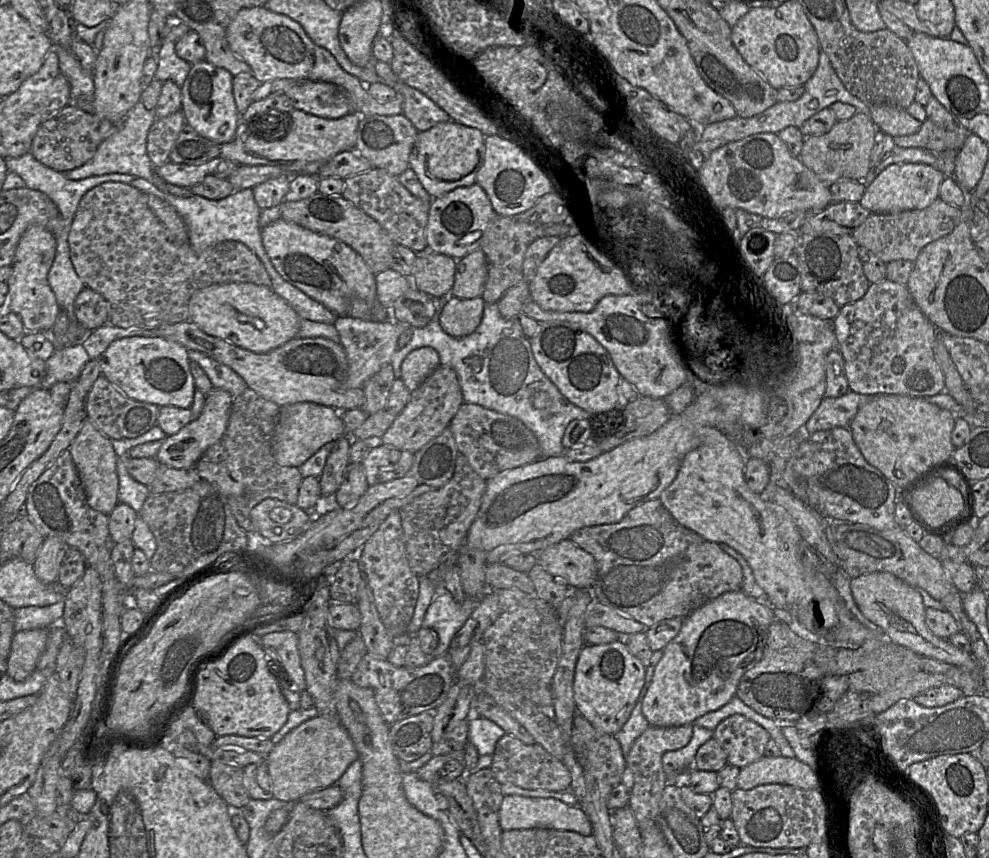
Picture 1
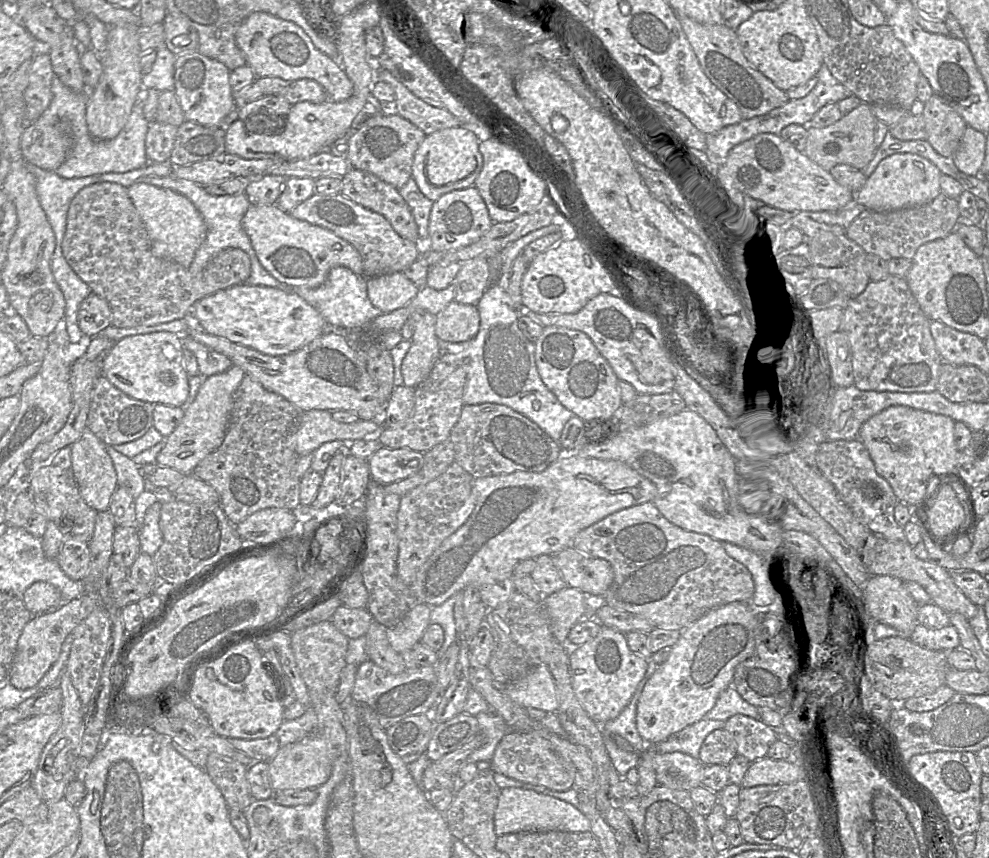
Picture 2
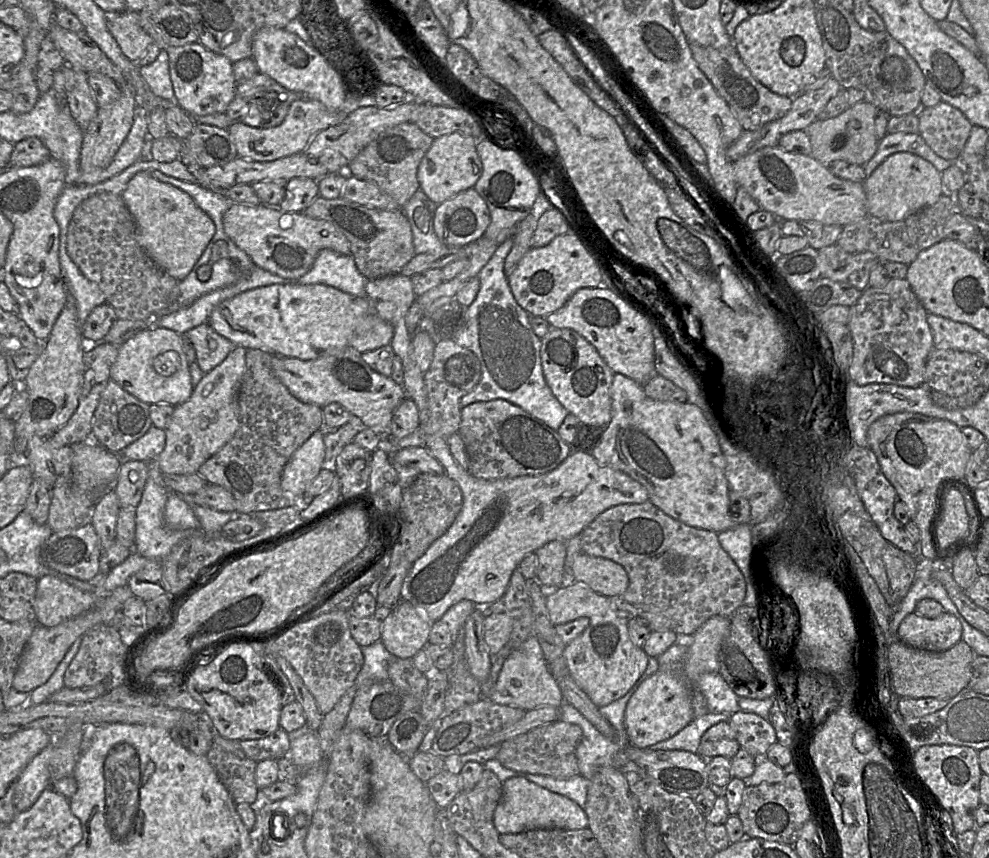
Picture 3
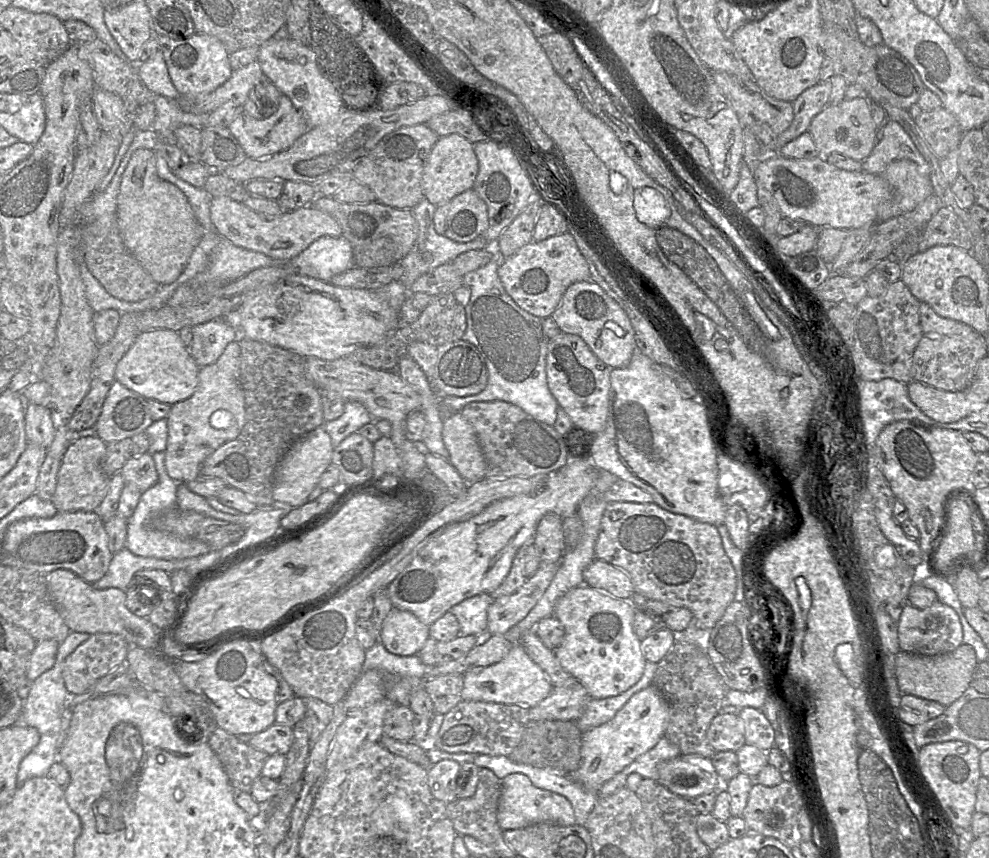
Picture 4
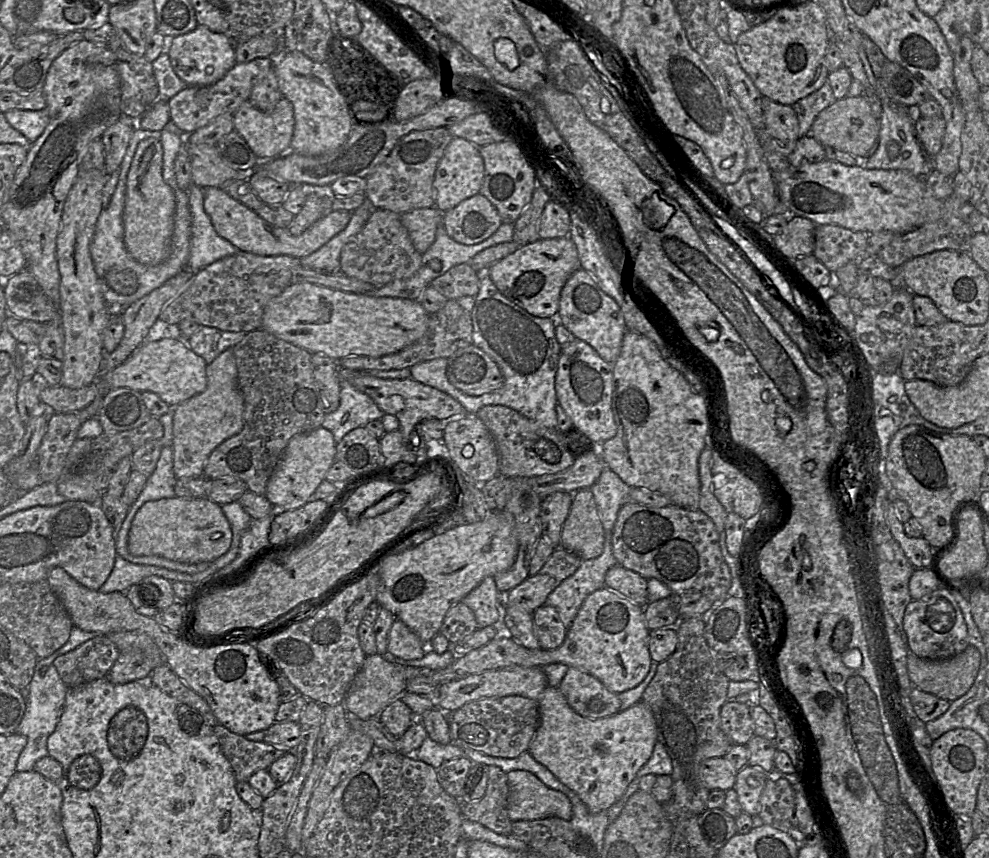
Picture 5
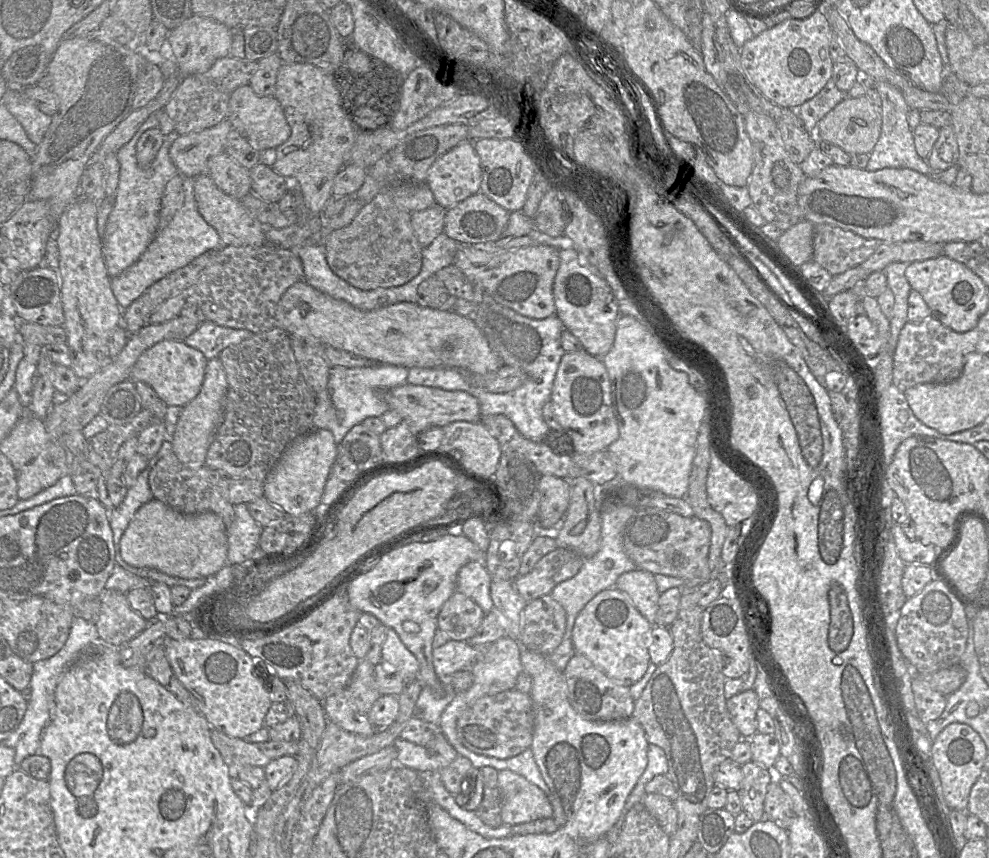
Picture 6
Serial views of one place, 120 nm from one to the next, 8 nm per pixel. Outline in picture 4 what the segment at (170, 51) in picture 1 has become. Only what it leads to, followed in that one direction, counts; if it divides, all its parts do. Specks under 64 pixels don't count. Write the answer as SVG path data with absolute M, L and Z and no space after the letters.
M160 49L147 62L137 65L138 74L148 90L169 99L177 99L180 93L173 85L168 68Z

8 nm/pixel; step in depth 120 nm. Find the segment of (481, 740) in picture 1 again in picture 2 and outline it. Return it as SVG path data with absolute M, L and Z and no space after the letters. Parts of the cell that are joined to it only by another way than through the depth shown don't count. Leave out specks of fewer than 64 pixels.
M494 711L479 713L476 716L480 727L480 734L485 738L485 744L475 750L467 759L469 762L491 761L498 743L503 736L511 733L512 729Z

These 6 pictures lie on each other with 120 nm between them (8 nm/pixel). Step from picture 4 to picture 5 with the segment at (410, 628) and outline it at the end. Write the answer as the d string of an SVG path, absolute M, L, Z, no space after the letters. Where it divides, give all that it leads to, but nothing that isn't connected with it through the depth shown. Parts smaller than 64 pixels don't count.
M394 619L388 634L387 652L397 658L415 660L429 651L433 651L430 642L422 642L404 622Z

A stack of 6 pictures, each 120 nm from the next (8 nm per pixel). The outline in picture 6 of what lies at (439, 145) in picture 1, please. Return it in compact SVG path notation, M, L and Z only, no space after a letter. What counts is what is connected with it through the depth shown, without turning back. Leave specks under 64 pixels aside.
M464 141L433 163L426 183L436 203L448 209L478 193L481 180L481 162L473 147L473 141Z

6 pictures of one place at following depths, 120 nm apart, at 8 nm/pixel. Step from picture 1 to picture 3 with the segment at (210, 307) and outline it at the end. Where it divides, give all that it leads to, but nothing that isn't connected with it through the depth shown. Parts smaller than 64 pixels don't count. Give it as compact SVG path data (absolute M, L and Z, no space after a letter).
M271 284L222 301L212 310L208 322L218 334L246 350L261 349L273 355L314 360L349 346L356 328L371 312L367 296L352 296L325 284Z

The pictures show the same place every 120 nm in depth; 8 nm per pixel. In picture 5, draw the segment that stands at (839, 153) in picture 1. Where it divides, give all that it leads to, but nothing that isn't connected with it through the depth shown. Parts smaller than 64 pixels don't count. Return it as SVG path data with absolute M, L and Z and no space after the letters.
M864 96L844 97L822 110L815 118L810 129L810 135L823 146L830 146L849 153L864 162L865 155L877 142L880 133L880 123L873 116L868 101Z

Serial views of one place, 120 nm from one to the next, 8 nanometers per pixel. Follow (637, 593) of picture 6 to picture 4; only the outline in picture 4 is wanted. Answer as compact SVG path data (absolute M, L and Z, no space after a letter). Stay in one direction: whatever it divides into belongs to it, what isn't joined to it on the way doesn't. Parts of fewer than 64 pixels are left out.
M595 559L583 571L584 584L618 599L631 600L634 586L629 575L620 568Z

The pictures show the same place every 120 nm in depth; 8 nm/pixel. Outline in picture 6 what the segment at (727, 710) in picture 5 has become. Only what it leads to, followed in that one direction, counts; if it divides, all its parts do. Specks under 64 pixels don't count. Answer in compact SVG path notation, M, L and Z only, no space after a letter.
M754 689L739 692L727 700L731 719L743 739L750 739L758 732L757 711L759 708L759 699Z

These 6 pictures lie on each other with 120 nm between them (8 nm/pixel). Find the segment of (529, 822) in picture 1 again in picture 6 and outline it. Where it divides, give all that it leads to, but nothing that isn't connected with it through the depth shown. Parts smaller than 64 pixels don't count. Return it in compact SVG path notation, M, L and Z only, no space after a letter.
M510 770L498 771L498 786L504 825L511 827L553 817L553 807L547 796L523 776Z

